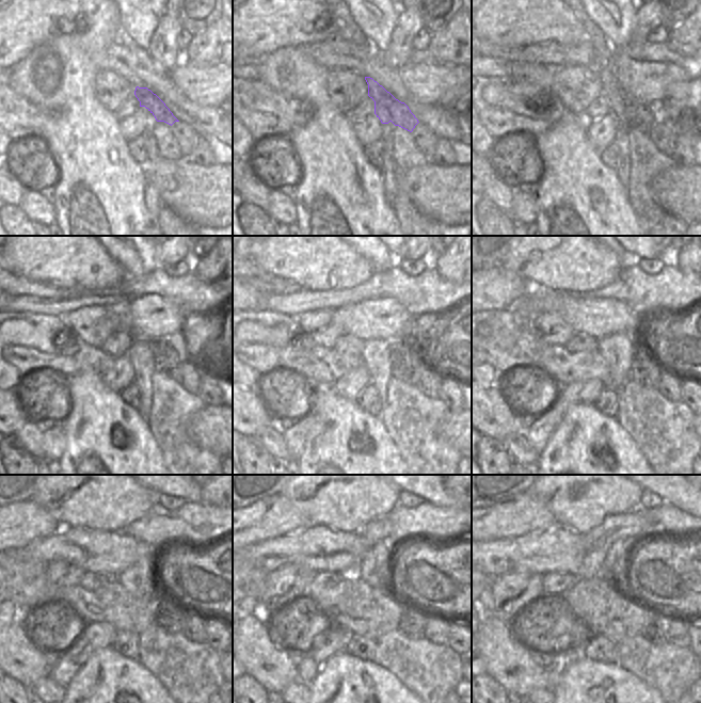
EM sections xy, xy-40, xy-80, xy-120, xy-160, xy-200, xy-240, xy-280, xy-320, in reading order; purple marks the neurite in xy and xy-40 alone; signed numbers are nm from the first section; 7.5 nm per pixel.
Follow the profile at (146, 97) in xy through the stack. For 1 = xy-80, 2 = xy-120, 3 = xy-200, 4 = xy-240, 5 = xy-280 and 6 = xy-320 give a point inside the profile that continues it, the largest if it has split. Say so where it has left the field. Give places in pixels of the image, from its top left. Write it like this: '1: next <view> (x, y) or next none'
1: next xy-80 (642, 116)
2: next xy-120 (166, 360)
3: next xy-200 (646, 368)
4: next xy-240 (170, 612)
5: next xy-280 (412, 623)
6: next xy-320 (655, 632)

